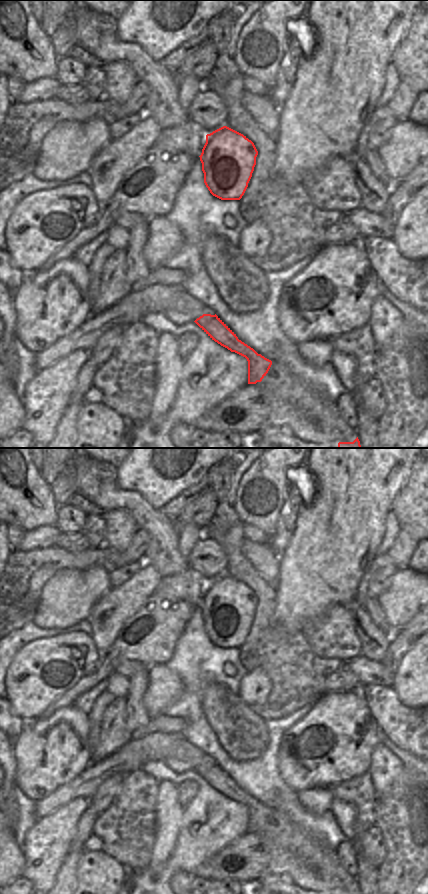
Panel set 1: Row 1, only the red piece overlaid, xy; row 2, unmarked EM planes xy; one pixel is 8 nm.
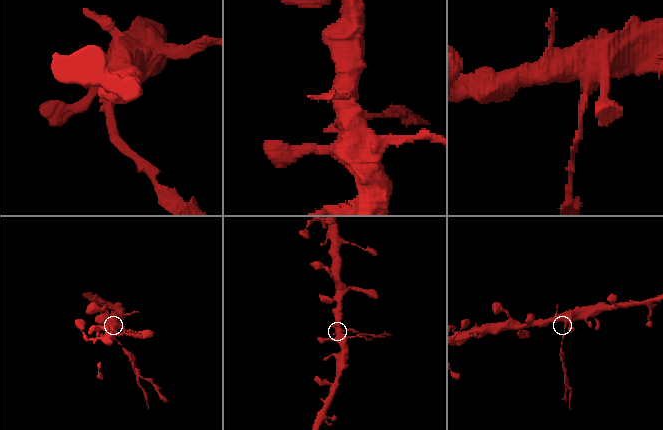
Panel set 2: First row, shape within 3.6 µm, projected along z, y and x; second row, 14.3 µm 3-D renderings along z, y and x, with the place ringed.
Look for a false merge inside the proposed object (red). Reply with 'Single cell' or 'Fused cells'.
Fused cells

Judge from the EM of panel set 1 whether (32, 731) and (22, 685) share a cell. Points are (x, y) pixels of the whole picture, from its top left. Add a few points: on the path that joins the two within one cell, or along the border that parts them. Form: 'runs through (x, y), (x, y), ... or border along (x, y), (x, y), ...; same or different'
border along (40, 716), (22, 720); different

